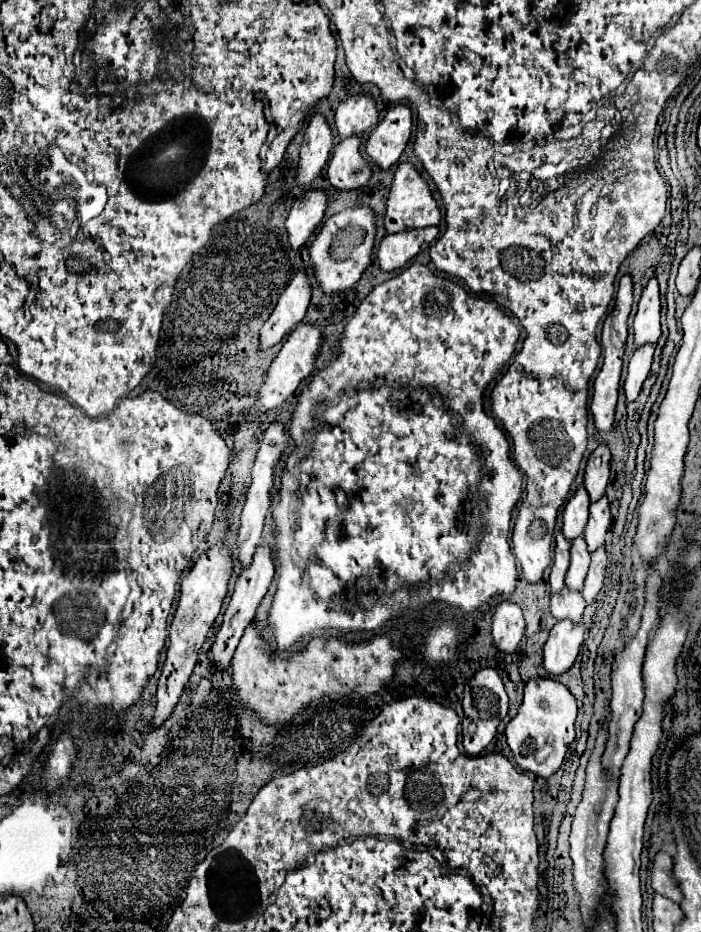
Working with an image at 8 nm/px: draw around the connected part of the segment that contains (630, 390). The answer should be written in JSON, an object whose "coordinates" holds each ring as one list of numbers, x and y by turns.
{"coordinates":[[646,345,646,349,636,349,630,363,628,363,628,375,624,381,624,395,626,403,634,401,642,389,642,383,650,371,654,355,654,345]]}

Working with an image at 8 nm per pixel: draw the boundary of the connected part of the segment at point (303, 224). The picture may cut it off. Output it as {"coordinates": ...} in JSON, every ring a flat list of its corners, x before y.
{"coordinates":[[306,191,294,201,292,211,286,219,288,241,292,249,300,249,308,241,308,237,314,233,314,229,324,217,326,201,328,199,324,191]]}

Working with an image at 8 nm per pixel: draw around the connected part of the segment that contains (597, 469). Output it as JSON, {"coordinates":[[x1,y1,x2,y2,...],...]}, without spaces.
{"coordinates":[[598,445,590,455,584,471,584,489,588,491,590,503,598,501,604,495,604,487,610,477,610,449]]}

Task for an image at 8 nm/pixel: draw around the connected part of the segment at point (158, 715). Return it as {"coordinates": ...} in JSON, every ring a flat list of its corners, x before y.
{"coordinates":[[216,545,204,555,198,557,198,561,192,565,192,569,184,575,180,585,180,601,174,615,174,621,170,625,170,647,166,653,166,661,162,665,162,673,158,677,158,691,156,691,156,711,152,717,152,727,160,727,176,707,192,669,198,661,198,651,206,641,206,635,210,627,214,625,214,619,220,613,222,599,226,597,228,579,232,573,232,561,230,551,224,545]]}

